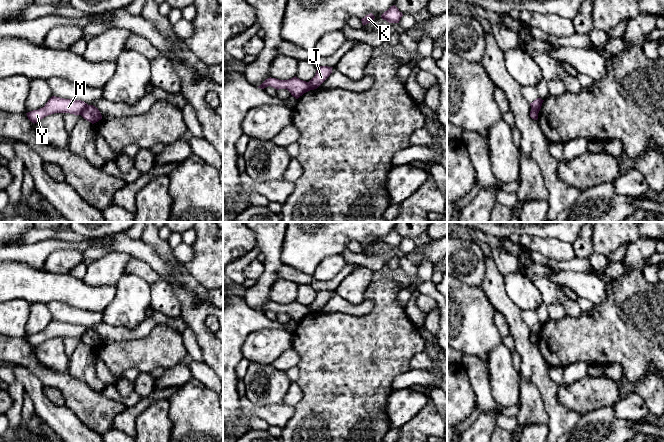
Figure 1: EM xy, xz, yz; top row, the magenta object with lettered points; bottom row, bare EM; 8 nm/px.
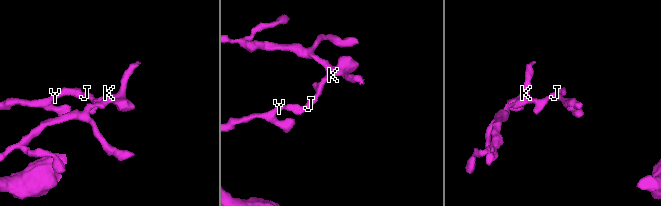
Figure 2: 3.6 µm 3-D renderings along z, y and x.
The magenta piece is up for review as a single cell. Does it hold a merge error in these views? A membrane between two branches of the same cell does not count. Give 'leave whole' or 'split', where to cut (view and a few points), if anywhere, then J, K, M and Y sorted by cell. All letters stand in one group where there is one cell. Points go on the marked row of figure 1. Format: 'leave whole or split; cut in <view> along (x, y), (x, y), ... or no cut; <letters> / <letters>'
split; cut in xy along (88, 105), (80, 114); J K / M Y

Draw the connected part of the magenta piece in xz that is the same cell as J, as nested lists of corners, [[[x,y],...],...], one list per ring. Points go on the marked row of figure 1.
[[[317,67],[315,76],[308,82],[312,90],[317,89],[332,73],[333,67]]]

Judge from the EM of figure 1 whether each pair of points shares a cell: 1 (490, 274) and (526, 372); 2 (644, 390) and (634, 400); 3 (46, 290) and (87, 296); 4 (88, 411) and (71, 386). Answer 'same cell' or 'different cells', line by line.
1: same cell
2: different cells
3: same cell
4: same cell

